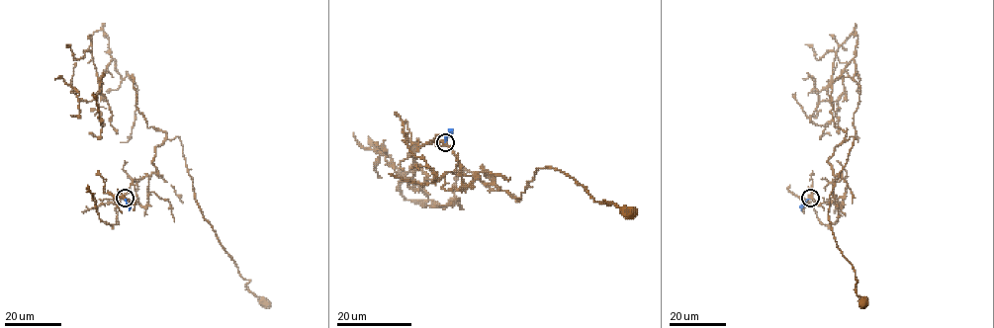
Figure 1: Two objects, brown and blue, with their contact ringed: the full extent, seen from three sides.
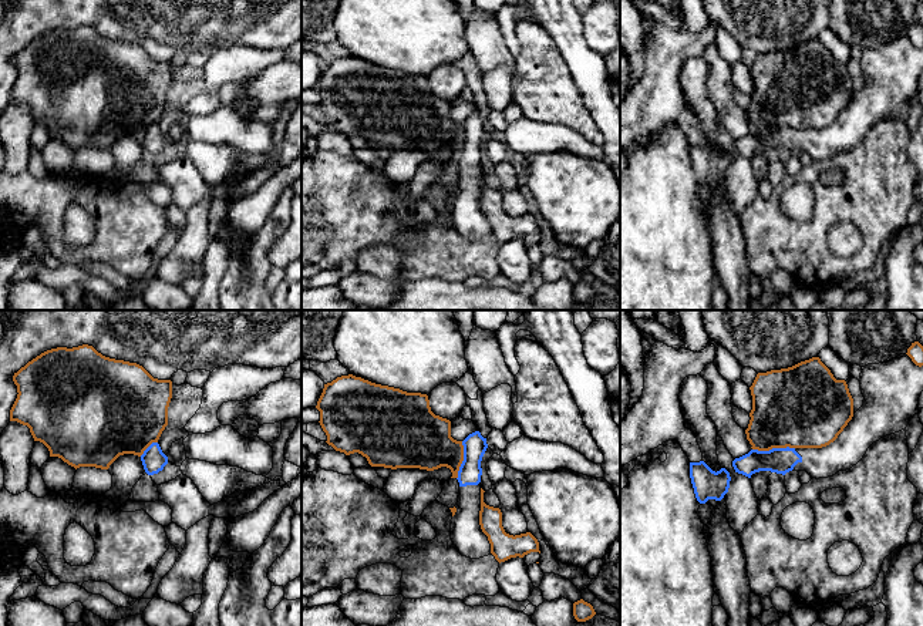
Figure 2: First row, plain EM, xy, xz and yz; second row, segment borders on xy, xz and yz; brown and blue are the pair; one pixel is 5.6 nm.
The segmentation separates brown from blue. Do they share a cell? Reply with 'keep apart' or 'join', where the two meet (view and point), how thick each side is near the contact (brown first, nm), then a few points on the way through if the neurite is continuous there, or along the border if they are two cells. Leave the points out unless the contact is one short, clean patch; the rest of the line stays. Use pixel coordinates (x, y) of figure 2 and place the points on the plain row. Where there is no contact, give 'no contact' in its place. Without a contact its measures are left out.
keep apart | yz (772, 128) | 440/140 nm | along yz (794, 128), (753, 131)

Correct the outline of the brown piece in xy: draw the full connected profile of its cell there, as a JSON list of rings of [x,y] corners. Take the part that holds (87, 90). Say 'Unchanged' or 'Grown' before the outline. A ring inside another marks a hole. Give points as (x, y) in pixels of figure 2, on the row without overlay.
Unchanged. [[[88,26],[47,31],[14,54],[13,63],[18,75],[10,91],[10,102],[27,107],[34,122],[48,129],[50,138],[58,138],[75,151],[108,151],[119,137],[141,138],[152,124],[158,124],[168,107],[172,63],[154,60],[142,47],[105,38]]]

